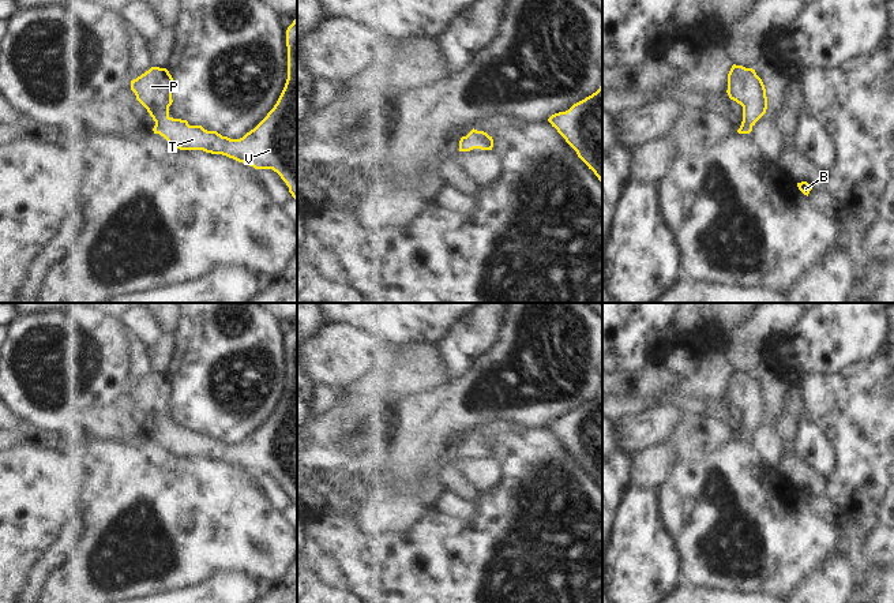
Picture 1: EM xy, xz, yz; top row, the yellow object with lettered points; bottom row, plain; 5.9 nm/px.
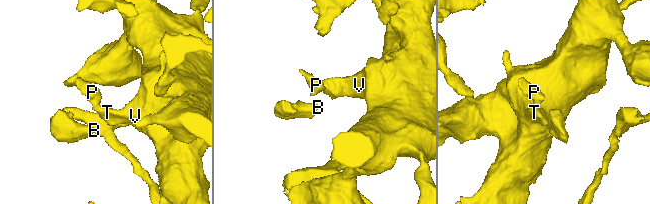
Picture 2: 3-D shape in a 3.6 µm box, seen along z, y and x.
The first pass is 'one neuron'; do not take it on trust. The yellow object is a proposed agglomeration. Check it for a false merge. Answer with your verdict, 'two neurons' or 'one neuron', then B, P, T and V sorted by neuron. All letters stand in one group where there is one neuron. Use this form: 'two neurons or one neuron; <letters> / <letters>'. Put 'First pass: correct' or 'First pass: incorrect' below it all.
one neuron; B P T V
First pass: correct

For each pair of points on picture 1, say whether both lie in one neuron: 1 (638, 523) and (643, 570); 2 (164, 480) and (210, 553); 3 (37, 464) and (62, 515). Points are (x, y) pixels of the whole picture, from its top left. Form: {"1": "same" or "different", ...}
{"1": "same", "2": "same", "3": "same"}

